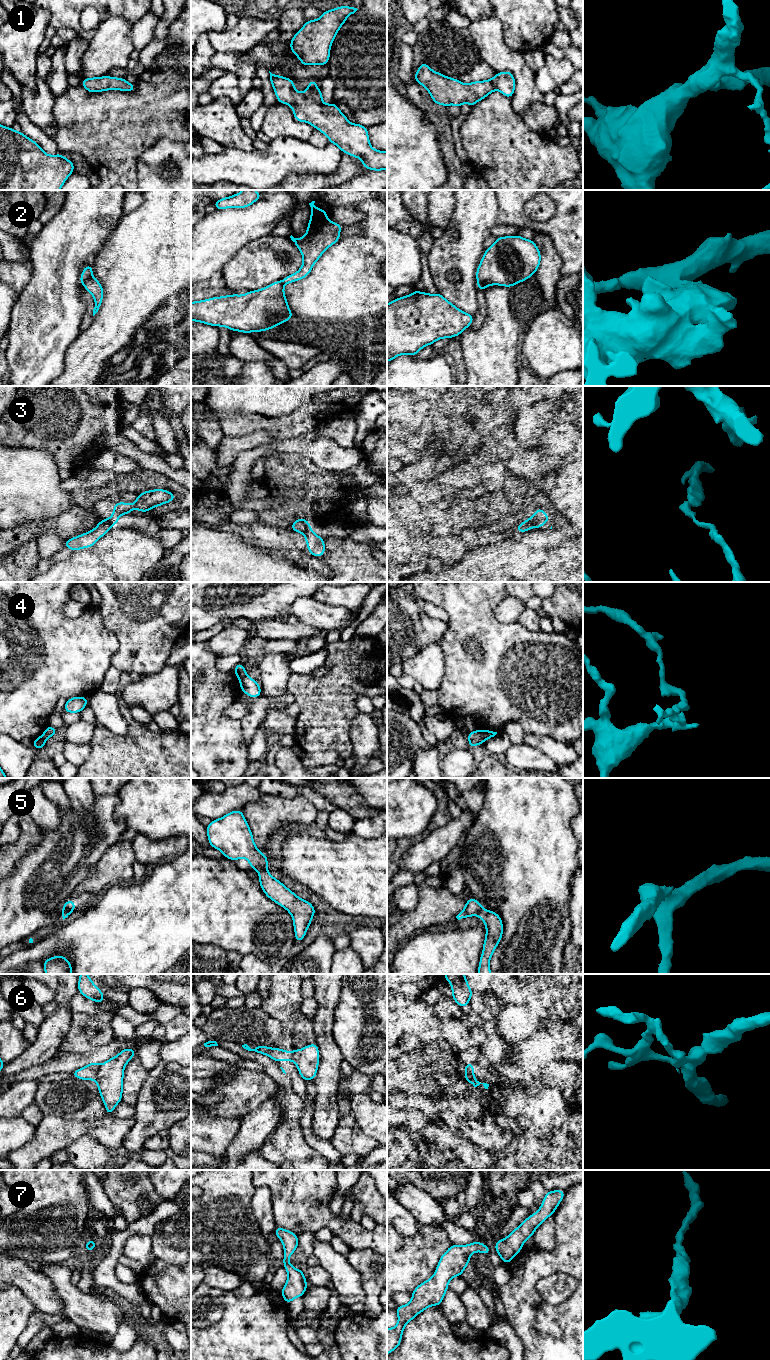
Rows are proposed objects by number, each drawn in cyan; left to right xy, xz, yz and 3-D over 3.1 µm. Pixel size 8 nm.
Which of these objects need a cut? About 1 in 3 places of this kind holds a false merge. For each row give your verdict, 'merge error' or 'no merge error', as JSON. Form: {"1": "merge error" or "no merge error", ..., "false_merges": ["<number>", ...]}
{"1": "no merge error", "2": "merge error", "3": "merge error", "4": "merge error", "5": "merge error", "6": "merge error", "7": "no merge error", "false_merges": ["2", "3", "4", "5", "6"]}

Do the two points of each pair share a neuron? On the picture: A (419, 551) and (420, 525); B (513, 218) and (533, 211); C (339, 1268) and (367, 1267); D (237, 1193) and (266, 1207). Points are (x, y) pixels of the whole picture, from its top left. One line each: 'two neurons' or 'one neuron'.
A: one neuron
B: two neurons
C: two neurons
D: two neurons

